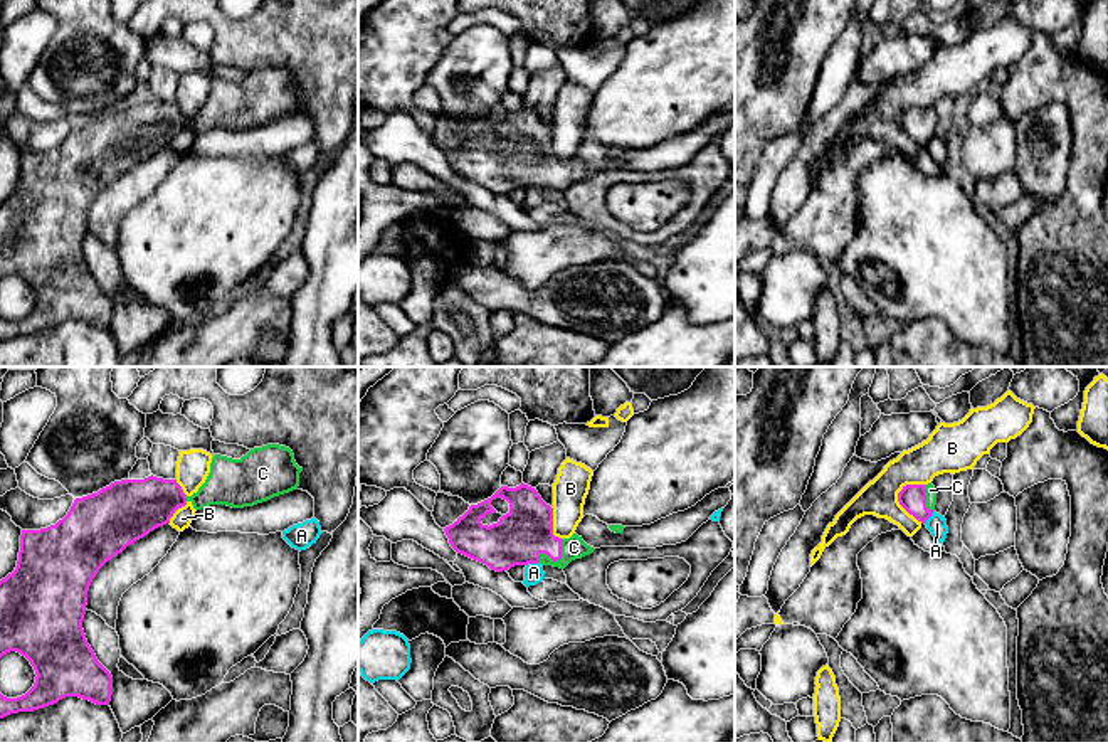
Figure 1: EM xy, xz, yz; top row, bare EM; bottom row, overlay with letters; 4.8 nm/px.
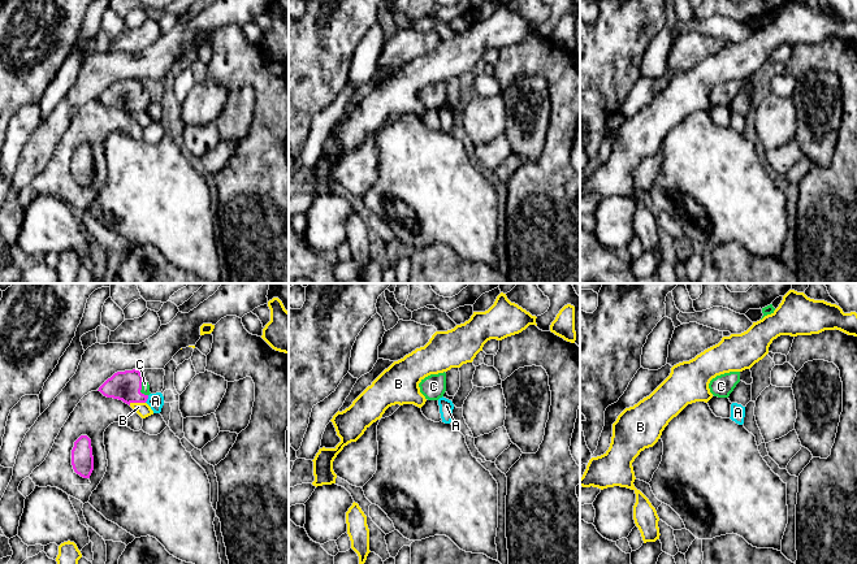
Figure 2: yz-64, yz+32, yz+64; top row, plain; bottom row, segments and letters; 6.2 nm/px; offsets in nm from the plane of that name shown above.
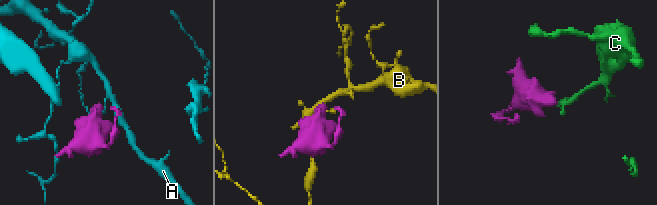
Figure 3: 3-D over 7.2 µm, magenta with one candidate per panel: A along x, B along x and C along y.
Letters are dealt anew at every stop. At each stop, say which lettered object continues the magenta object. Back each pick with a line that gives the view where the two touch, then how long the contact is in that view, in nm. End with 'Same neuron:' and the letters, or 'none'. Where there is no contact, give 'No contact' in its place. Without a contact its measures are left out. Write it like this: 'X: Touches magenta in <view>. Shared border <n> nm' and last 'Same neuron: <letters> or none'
C: Touches magenta in xz. Shared border 170 nm
Same neuron: C

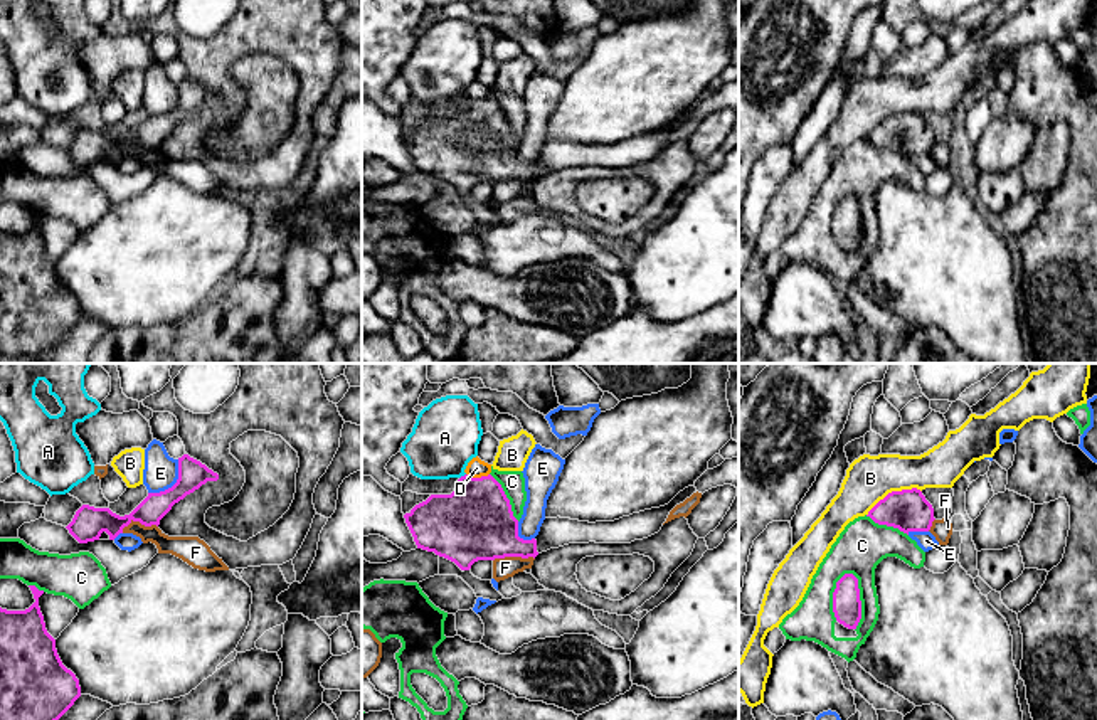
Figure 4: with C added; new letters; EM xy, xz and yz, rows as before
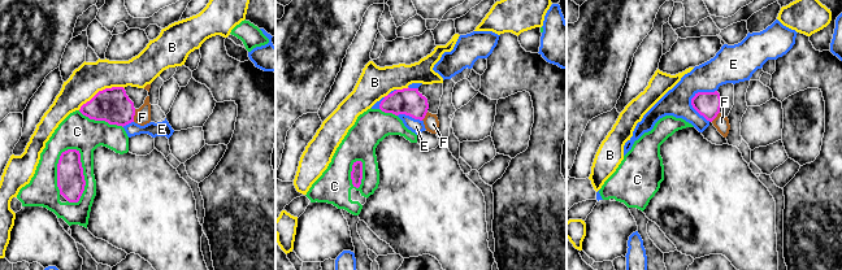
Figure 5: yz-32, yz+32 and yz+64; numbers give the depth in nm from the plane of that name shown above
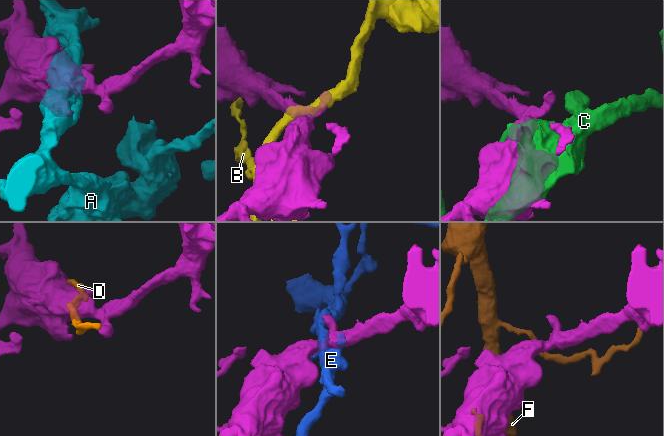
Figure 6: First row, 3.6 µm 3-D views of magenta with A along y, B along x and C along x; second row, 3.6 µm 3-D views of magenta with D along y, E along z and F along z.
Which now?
Same neuron: none

